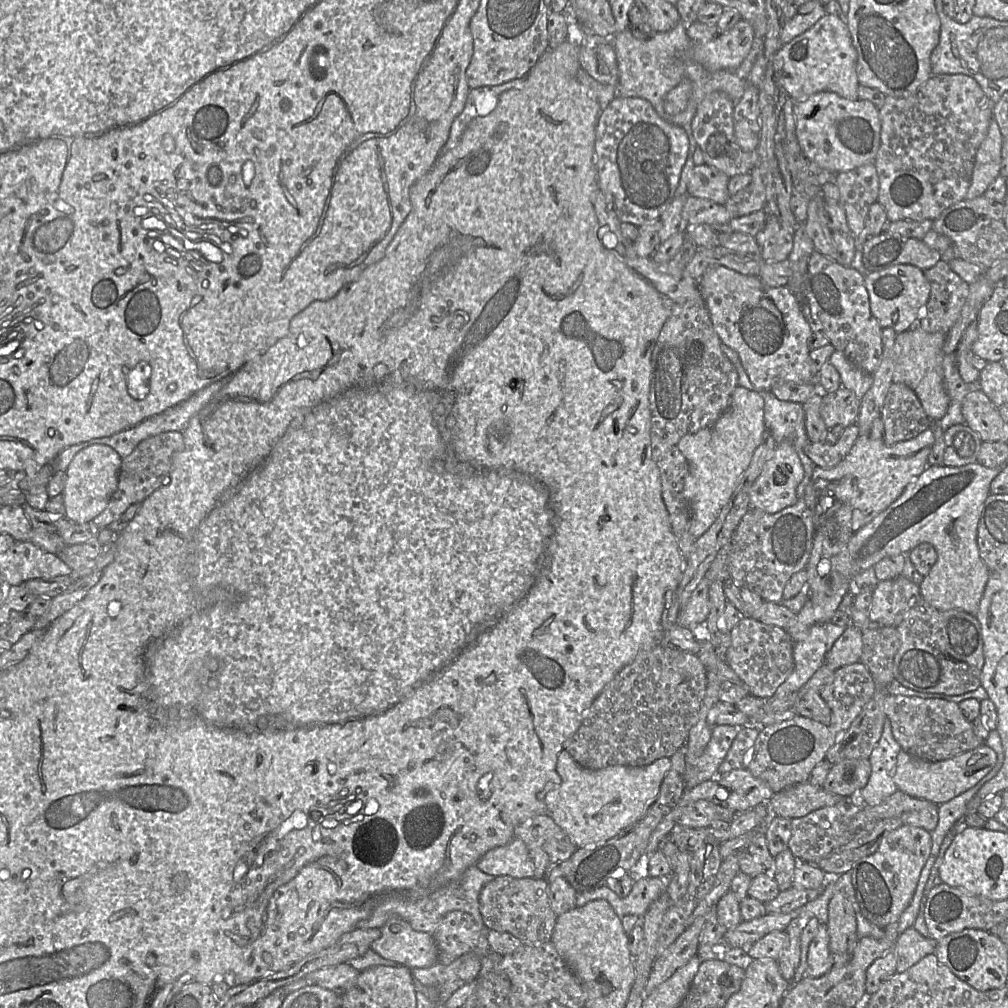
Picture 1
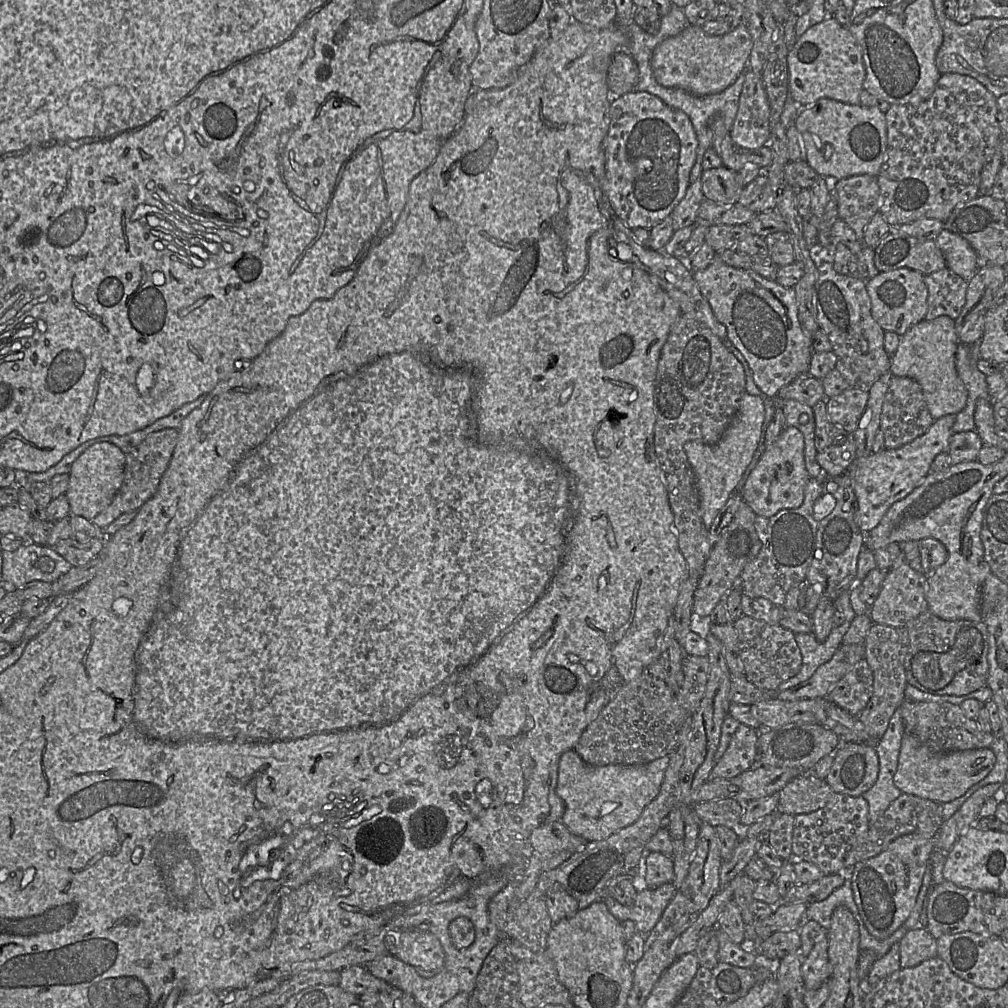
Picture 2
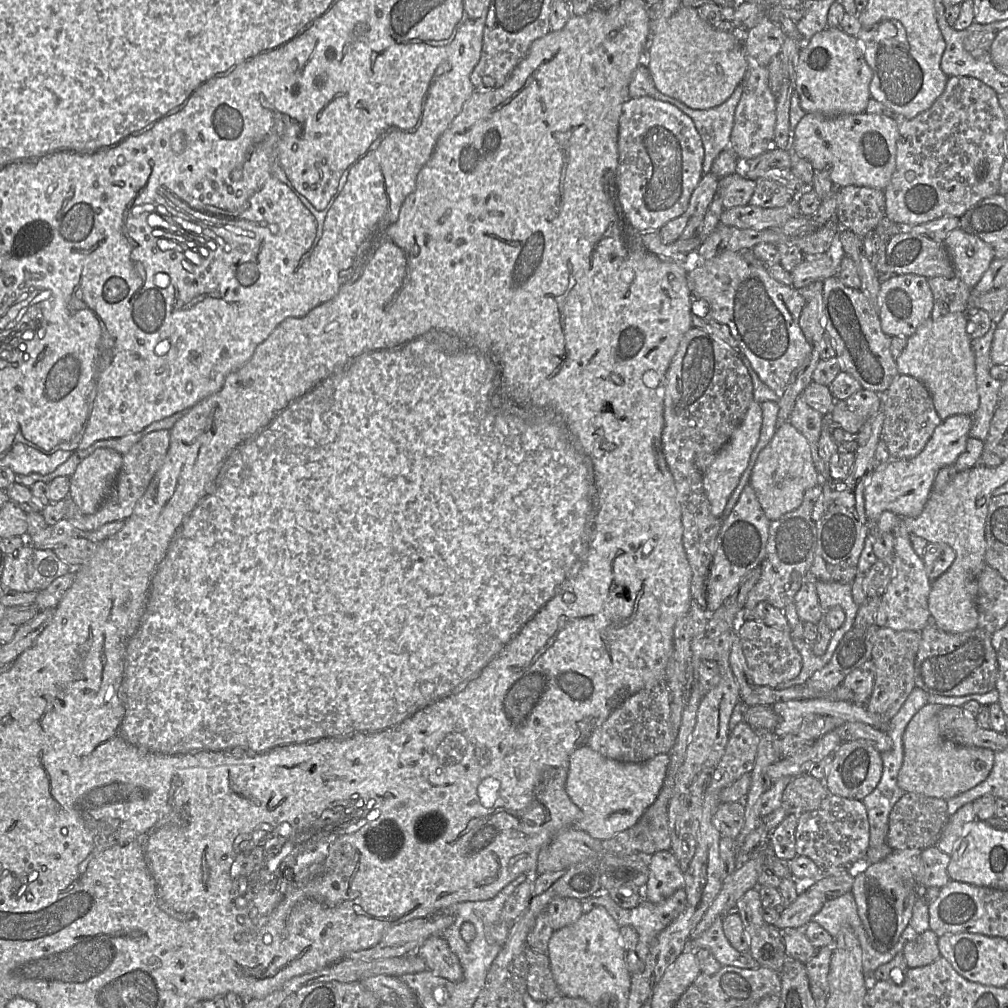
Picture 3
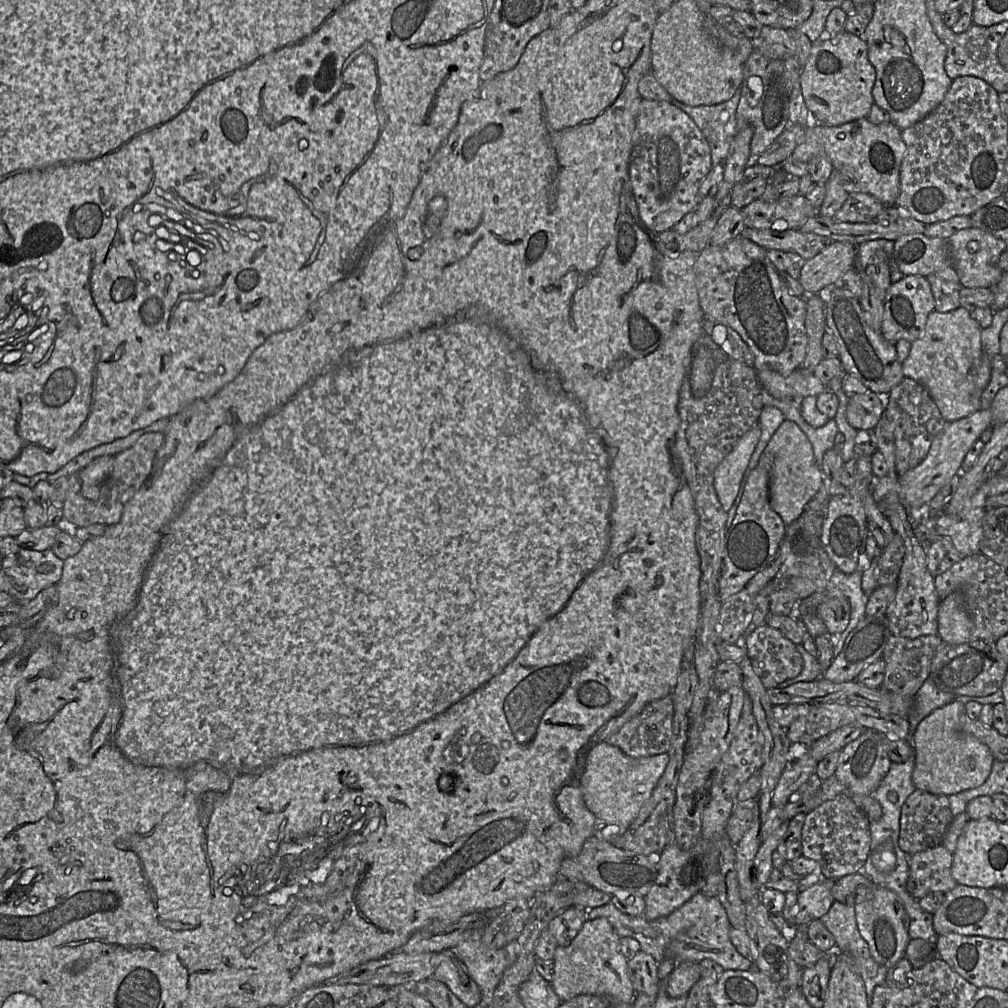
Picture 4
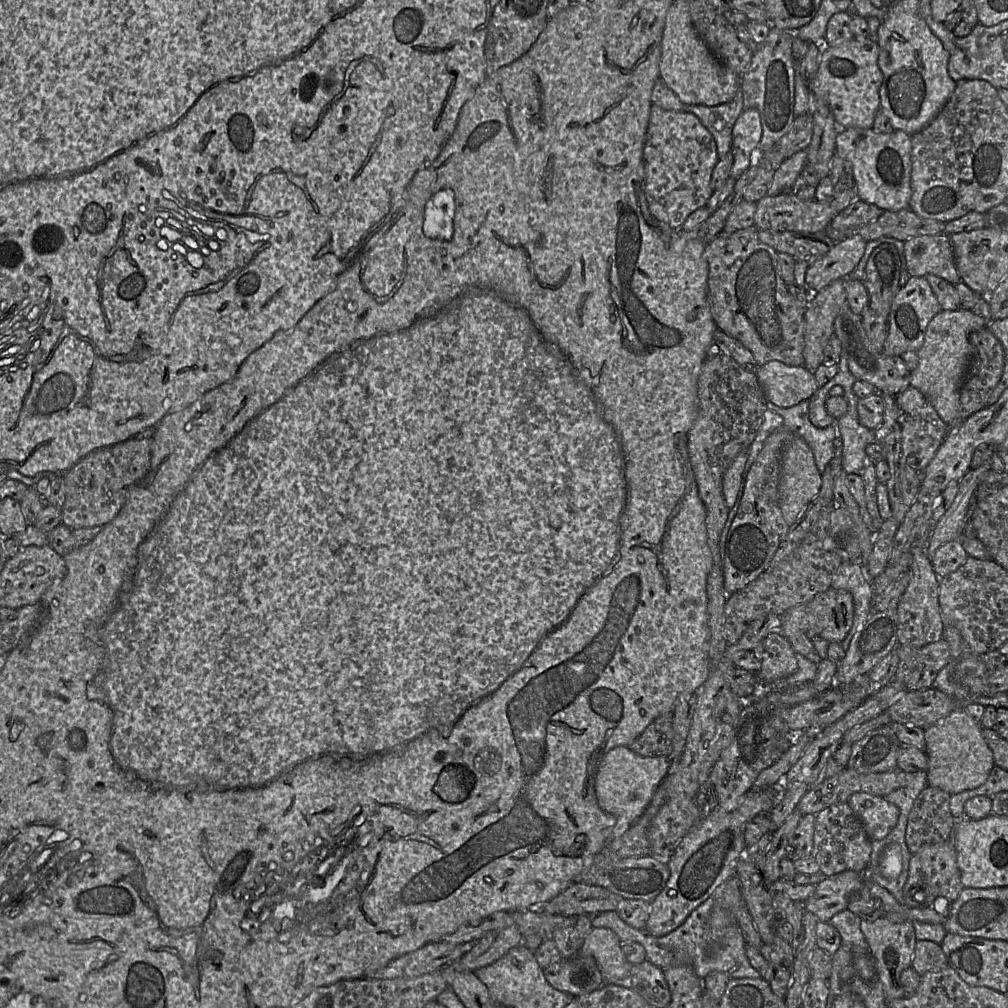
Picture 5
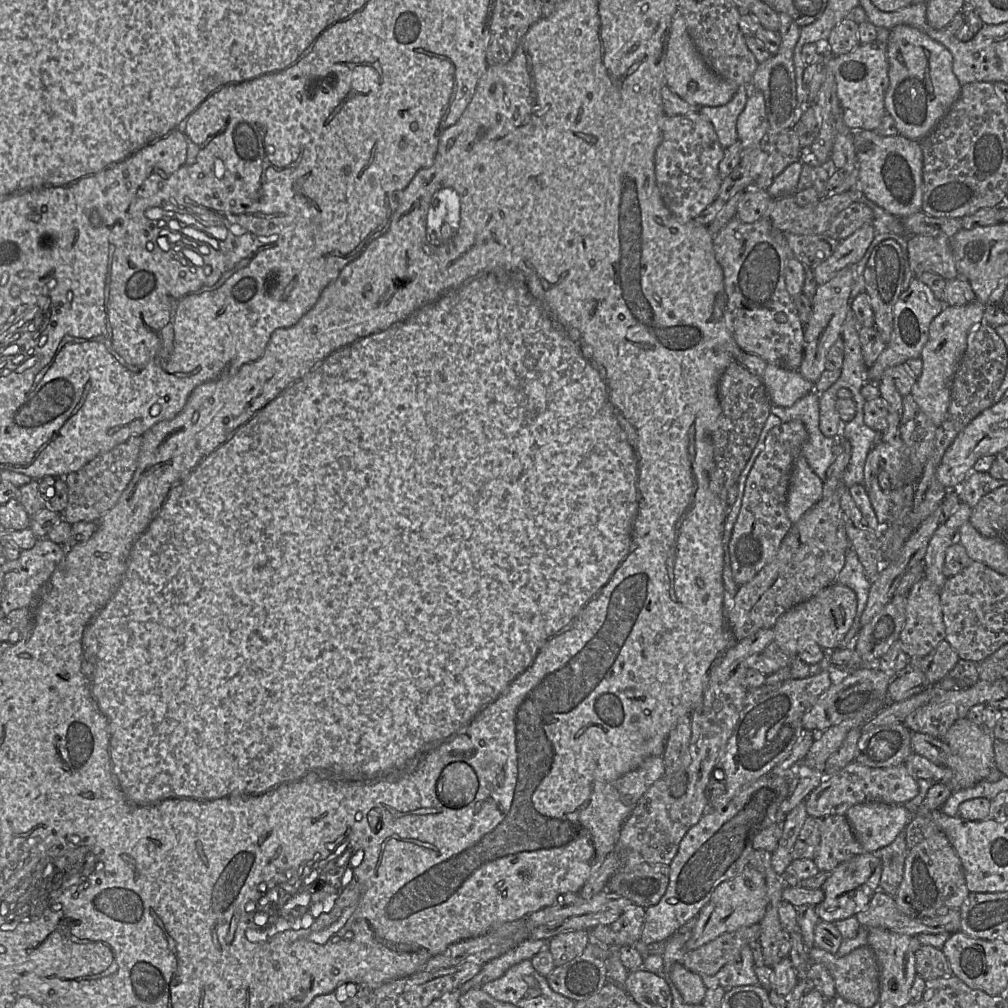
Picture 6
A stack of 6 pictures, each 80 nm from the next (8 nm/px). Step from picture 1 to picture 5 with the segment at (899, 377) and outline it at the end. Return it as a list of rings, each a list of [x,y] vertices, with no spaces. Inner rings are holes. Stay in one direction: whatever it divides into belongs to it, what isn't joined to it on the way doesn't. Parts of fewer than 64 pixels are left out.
[[[942,310],[929,322],[924,342],[917,351],[919,365],[911,371],[910,385],[918,389],[946,423],[955,419],[959,409],[960,389],[964,383],[972,357],[969,334],[988,325],[972,310]]]

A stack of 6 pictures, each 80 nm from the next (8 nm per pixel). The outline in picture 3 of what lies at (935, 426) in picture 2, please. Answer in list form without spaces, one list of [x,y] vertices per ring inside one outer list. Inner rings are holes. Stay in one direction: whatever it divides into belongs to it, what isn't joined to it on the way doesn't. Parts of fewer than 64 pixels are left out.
[[[953,415],[934,430],[924,450],[909,460],[892,459],[875,468],[865,486],[865,513],[869,530],[875,525],[884,511],[891,511],[900,517],[917,517],[922,512],[938,471],[946,466],[952,466],[966,449],[970,437],[972,416]]]

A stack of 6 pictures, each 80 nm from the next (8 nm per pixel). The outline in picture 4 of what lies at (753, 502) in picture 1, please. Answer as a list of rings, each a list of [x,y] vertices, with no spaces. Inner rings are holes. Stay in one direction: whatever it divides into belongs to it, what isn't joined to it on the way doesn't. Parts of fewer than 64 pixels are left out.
[[[785,419],[762,454],[771,459],[770,506],[779,514],[784,524],[789,525],[803,513],[807,503],[822,486],[822,472],[816,463],[812,444],[795,422]]]

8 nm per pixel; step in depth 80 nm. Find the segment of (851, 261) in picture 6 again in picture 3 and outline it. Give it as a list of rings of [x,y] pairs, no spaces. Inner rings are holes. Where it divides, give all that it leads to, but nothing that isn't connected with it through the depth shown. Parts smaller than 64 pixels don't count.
[[[835,235],[826,252],[804,255],[802,262],[790,273],[792,286],[800,289],[815,281],[824,281],[836,276],[844,256],[841,242],[838,235]]]

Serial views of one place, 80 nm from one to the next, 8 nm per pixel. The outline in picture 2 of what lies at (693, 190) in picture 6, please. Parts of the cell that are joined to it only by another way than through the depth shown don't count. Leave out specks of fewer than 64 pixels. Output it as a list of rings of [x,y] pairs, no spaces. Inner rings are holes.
[[[646,91],[612,97],[603,140],[603,192],[615,215],[629,228],[652,228],[668,217],[689,186],[698,141],[689,117]]]

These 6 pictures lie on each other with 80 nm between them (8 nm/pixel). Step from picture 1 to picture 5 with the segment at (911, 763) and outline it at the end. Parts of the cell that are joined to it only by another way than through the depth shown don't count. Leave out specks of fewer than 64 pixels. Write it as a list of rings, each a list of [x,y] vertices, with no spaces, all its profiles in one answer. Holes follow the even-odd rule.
[[[957,708],[936,725],[924,730],[928,786],[951,794],[971,790],[984,784],[994,767],[993,753],[987,745],[982,726],[964,708]]]

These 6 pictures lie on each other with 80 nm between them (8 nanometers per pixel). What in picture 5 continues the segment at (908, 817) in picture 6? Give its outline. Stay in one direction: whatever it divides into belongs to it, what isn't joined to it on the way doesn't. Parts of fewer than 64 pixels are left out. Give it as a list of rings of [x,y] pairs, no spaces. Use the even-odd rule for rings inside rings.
[[[856,792],[847,803],[860,819],[871,841],[884,839],[898,822],[899,809],[883,797]]]

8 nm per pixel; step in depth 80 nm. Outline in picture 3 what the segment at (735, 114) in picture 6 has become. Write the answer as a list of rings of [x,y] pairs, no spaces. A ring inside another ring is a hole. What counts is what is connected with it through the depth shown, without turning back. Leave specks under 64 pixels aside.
[[[741,83],[725,102],[709,109],[693,109],[658,90],[653,92],[653,98],[678,107],[693,121],[704,148],[703,175],[711,172],[714,159],[730,146],[730,134],[734,124],[735,110],[742,92]]]

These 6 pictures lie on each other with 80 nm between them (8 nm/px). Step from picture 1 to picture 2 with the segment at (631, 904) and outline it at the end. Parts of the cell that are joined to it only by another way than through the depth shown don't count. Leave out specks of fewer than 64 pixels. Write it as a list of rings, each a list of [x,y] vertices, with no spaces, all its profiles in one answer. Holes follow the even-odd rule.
[[[665,883],[655,889],[644,887],[638,891],[634,904],[625,906],[606,887],[581,897],[578,904],[580,909],[584,909],[594,902],[602,901],[620,922],[632,920],[636,923],[638,932],[647,935],[655,927],[676,892],[672,883]]]

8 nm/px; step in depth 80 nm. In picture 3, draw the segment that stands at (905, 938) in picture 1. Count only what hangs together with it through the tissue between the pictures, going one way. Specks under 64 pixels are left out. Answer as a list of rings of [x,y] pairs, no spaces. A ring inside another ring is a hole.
[[[931,930],[919,934],[907,942],[902,953],[909,968],[922,967],[933,963],[940,957],[938,936]]]

